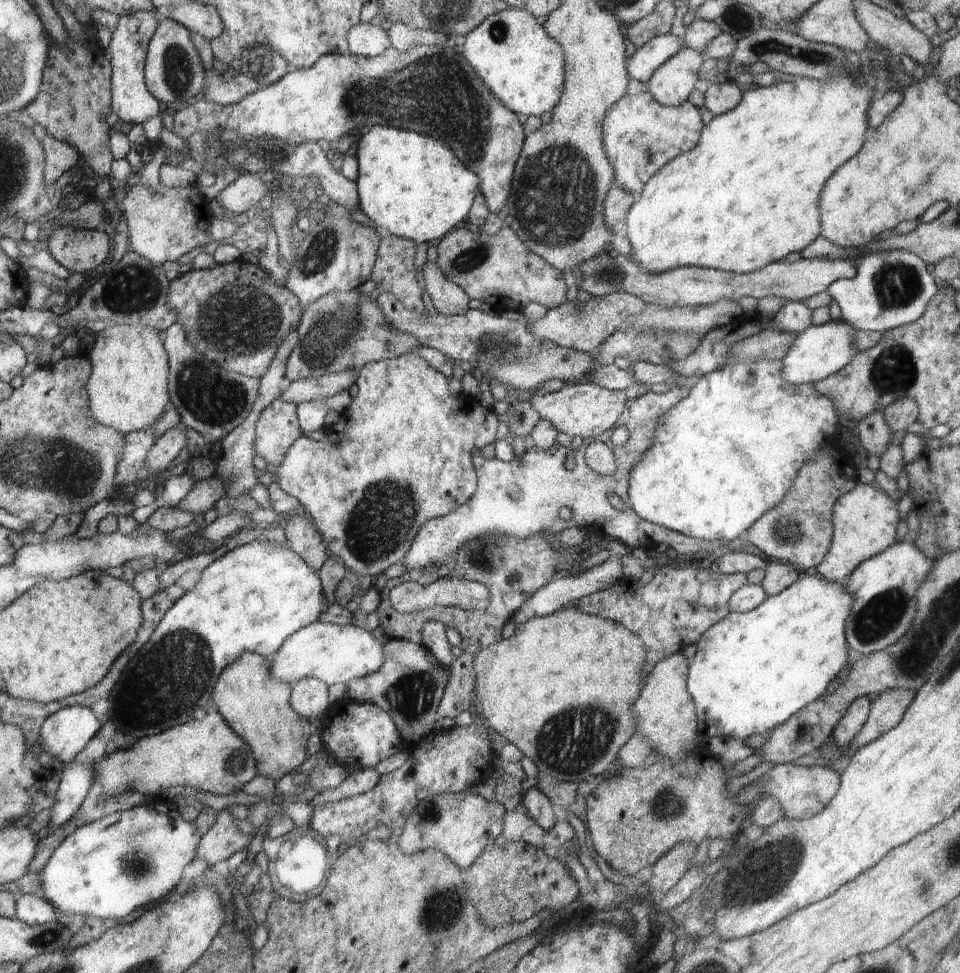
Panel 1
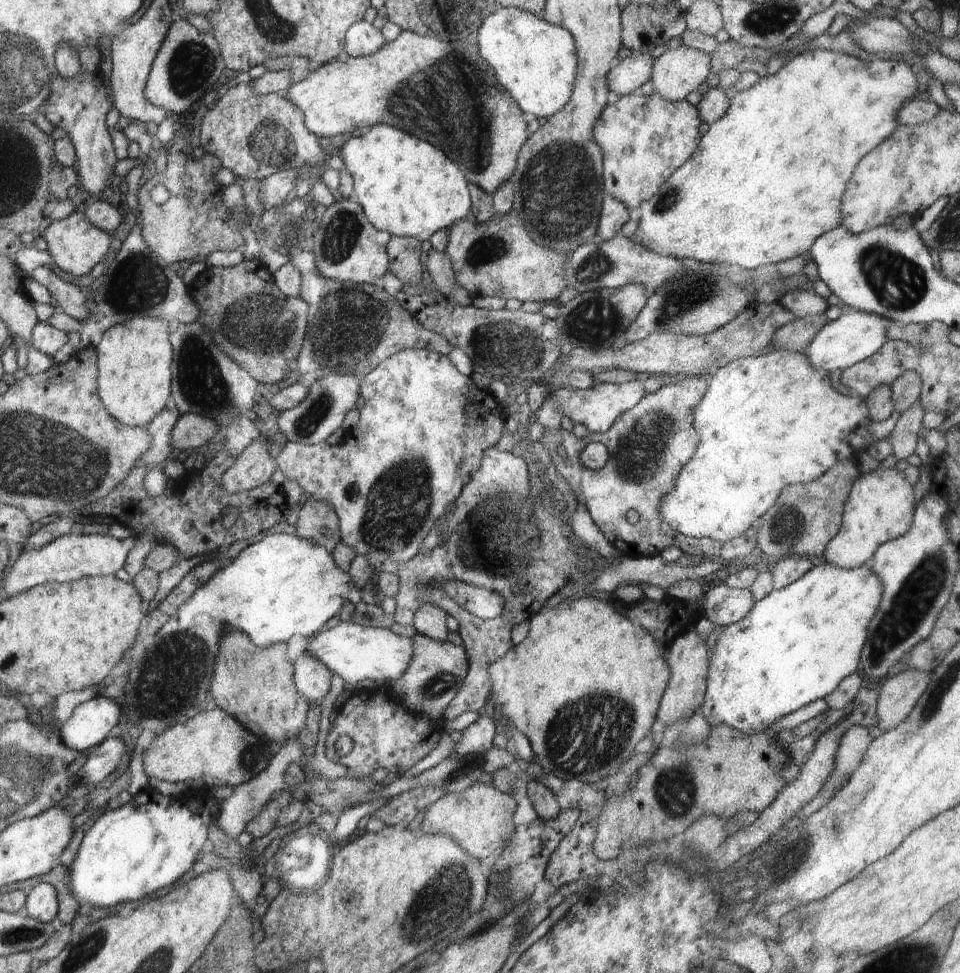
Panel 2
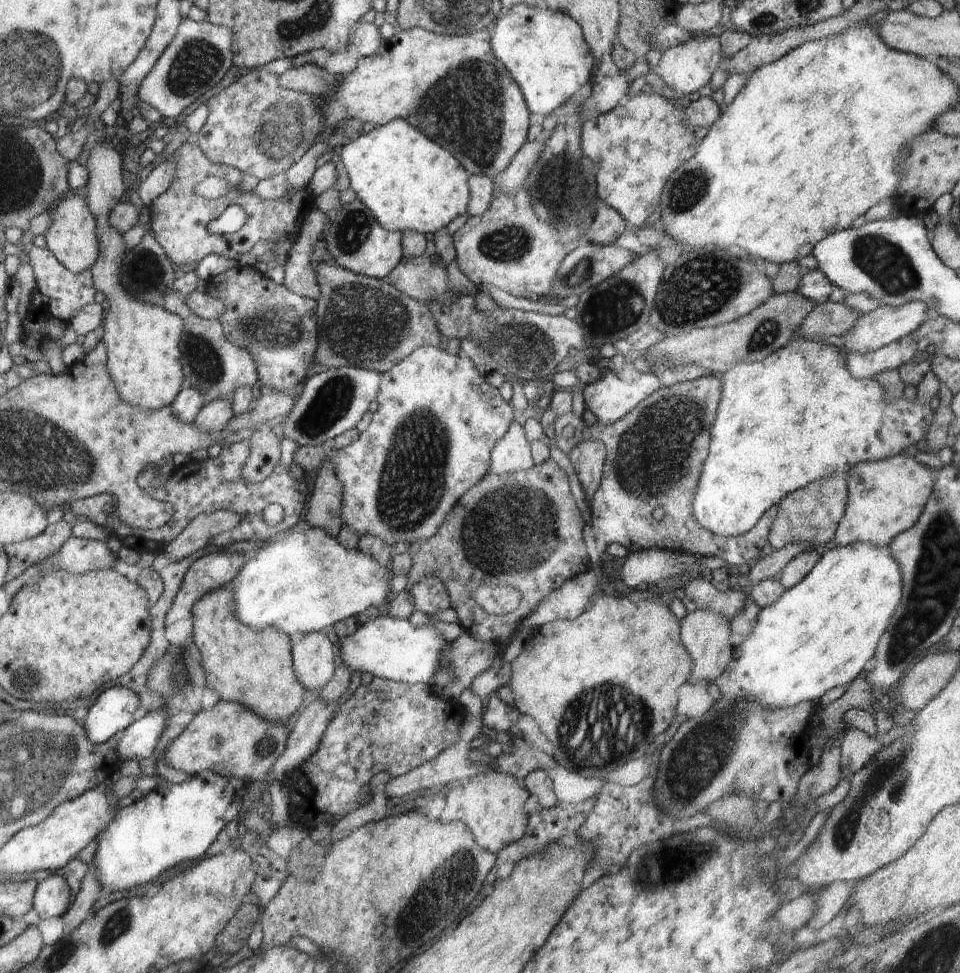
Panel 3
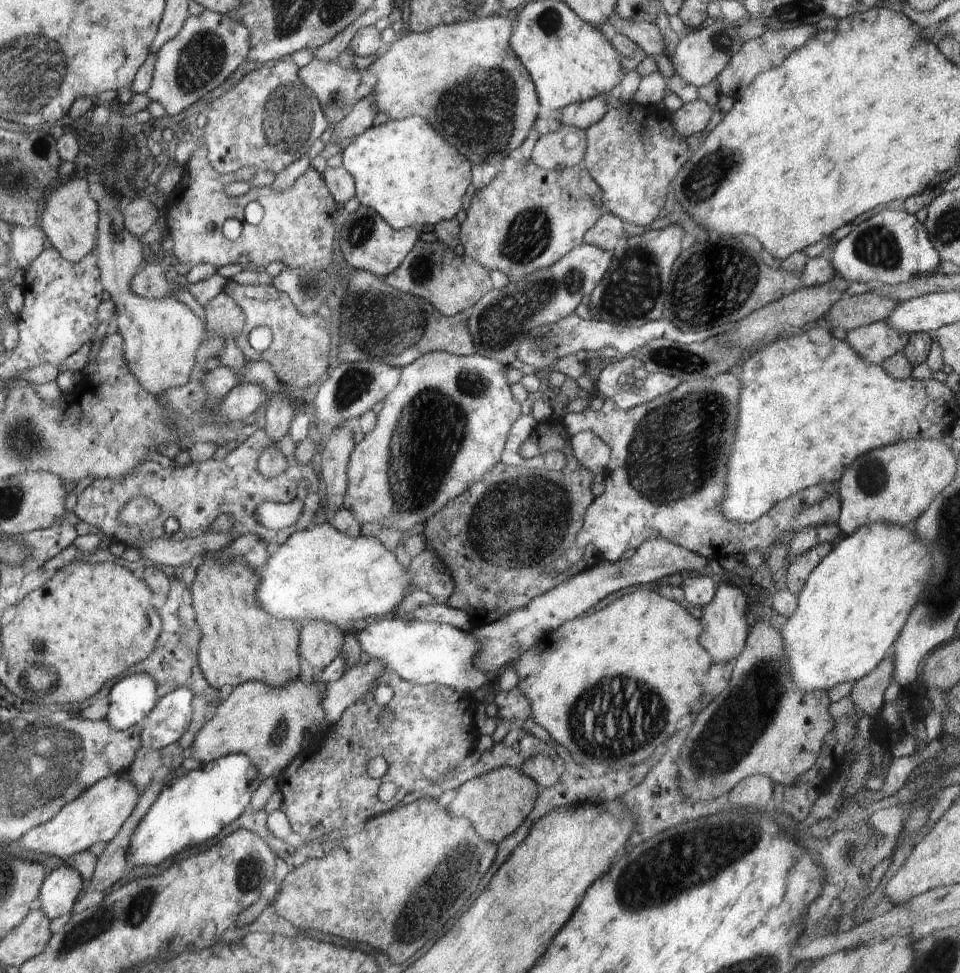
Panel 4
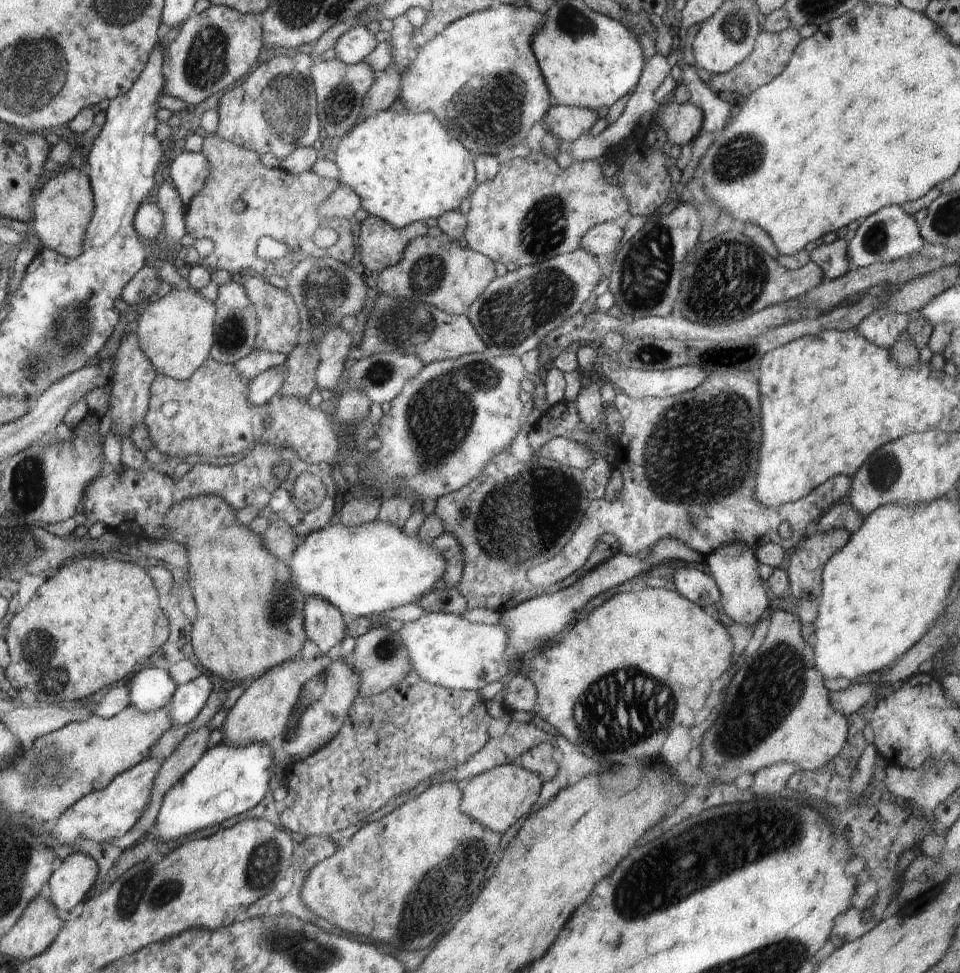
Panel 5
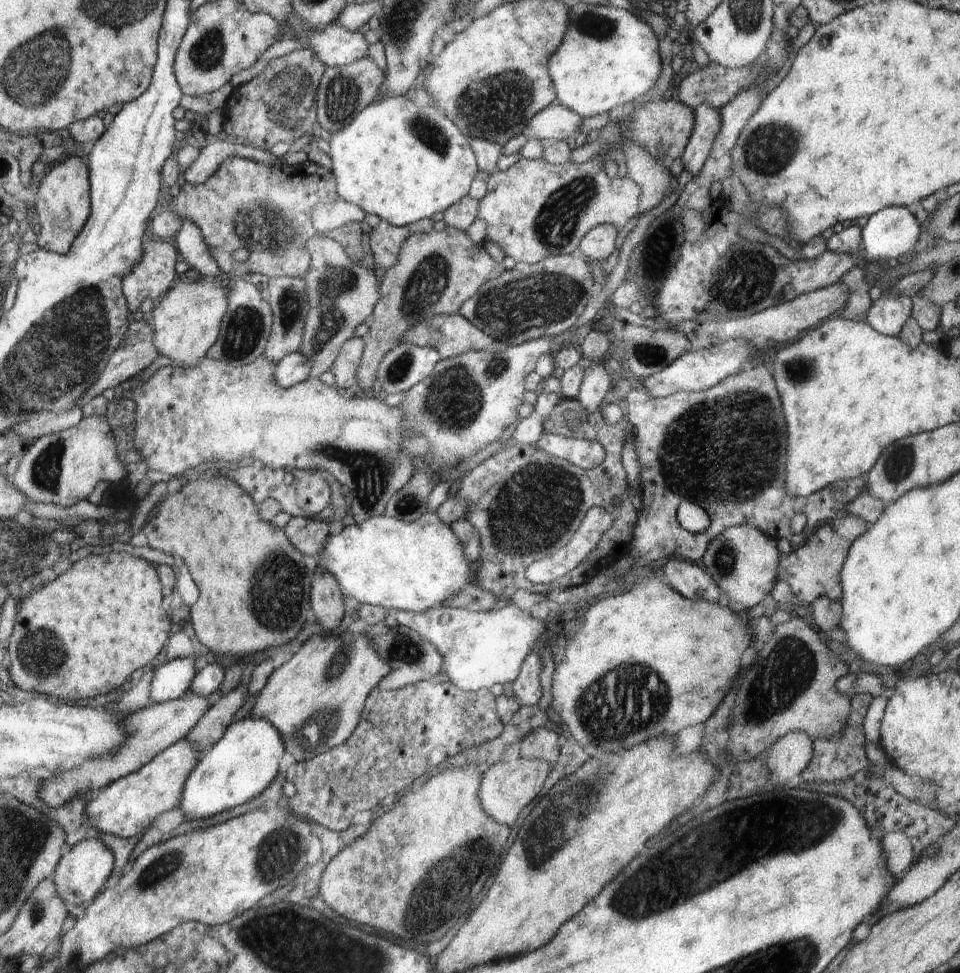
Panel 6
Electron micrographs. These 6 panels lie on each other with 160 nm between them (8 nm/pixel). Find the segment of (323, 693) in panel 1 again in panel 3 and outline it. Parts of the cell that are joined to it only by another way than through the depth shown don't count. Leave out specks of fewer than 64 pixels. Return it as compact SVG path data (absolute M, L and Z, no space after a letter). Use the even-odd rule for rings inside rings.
M322 631L310 632L295 644L295 675L310 692L322 690L334 676L334 646Z

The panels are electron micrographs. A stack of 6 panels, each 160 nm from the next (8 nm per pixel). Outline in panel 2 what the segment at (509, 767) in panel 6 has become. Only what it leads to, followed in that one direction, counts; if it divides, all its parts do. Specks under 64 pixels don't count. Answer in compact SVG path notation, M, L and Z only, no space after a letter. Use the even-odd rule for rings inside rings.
M476 781L464 790L455 793L447 793L441 796L432 806L429 806L421 827L418 832L424 834L441 834L451 836L458 844L463 845L466 852L476 858L490 856L496 848L502 846L504 840L515 831L514 811L517 807L517 800L510 794L497 789L493 783L482 783Z

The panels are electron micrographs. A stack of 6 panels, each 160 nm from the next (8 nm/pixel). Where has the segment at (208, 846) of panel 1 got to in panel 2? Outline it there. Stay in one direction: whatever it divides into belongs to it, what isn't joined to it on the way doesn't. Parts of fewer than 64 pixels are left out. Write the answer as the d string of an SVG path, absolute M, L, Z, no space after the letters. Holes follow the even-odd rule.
M299 739L288 740L285 745L279 748L279 751L271 758L268 766L260 772L259 775L254 776L250 780L233 786L233 791L220 804L219 818L216 820L217 825L229 835L238 837L244 832L246 825L252 819L255 819L263 810L264 807L271 801L277 794L287 789L284 780L285 769L288 768L292 762L300 763L302 754L305 752L305 746L300 744Z

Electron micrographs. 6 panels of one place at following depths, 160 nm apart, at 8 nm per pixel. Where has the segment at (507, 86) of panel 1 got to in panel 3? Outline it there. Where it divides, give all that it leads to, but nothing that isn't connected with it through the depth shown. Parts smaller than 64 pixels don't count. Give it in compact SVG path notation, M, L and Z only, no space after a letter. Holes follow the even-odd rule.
M518 4L497 17L490 31L490 50L504 64L512 80L516 80L516 86L520 84L530 114L546 117L591 84L596 71L594 58L580 26L568 14Z

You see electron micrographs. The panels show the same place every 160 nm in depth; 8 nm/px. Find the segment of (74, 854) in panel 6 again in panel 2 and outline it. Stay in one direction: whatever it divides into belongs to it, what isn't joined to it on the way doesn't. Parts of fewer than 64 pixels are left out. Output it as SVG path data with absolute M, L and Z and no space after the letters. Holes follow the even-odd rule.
M39 883L32 888L25 914L39 921L50 923L59 911L58 891L52 883Z

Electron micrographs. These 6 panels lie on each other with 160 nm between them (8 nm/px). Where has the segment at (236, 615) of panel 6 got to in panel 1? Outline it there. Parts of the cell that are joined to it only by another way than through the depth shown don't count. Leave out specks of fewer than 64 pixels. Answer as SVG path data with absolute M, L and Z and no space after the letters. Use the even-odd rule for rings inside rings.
M244 651L244 656L228 664L228 672L216 684L214 702L218 704L218 712L222 712L227 723L251 746L259 774L277 780L304 762L310 732L317 729L288 704L288 698L291 698L290 686L273 675L270 659L252 651Z

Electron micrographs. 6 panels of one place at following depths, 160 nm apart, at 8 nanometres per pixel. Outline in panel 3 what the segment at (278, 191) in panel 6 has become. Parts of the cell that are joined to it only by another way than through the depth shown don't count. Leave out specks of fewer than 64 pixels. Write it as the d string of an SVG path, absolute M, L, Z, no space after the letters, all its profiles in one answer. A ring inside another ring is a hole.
M194 140L178 145L175 148L176 172L170 188L160 194L152 204L149 212L152 234L166 252L171 263L186 266L192 262L202 261L208 254L218 254L243 262L251 256L254 245L259 240L270 240L274 244L289 241L291 245L298 238L306 216L315 206L315 196L310 192L310 186L290 189L280 200L262 200L254 192L240 192L238 184L244 178L236 168L211 162L208 156L199 148ZM208 177L218 177L229 182L230 190L216 200L203 198L194 193L194 188ZM231 205L239 205L246 209L247 220L240 231L227 234L215 234L208 230L208 224L218 219L220 214Z

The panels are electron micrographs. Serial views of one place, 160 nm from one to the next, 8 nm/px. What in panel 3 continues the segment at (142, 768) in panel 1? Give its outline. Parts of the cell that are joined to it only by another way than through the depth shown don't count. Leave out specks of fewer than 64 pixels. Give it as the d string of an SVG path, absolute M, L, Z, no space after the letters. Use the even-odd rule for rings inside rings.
M220 700L214 708L201 710L194 720L162 752L166 766L191 775L220 775L238 780L268 780L272 766L287 747L288 723L268 722L240 702Z

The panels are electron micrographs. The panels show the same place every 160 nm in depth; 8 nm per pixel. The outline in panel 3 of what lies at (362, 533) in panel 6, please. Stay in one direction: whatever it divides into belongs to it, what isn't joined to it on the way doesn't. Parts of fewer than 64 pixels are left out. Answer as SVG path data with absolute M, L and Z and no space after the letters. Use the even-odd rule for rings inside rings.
M308 528L304 534L292 532L282 539L266 542L233 579L230 586L236 604L234 616L252 630L258 630L262 626L276 626L287 636L327 630L337 622L356 617L370 606L384 610L391 599L390 575L390 571L385 571L370 554L364 554L358 548L344 548L335 536L330 536L322 528Z

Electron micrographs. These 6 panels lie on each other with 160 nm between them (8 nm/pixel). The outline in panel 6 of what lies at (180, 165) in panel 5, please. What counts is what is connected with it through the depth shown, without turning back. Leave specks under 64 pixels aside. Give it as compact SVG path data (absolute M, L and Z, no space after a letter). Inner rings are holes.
M225 136L210 138L201 148L200 156L191 164L190 168L181 174L181 181L188 184L204 184L220 164L228 158L243 157L254 160L258 164L281 164L279 158L270 151L261 150L245 142L227 138ZM188 218L181 219L182 227L175 237L176 250L181 259L187 260L192 269L200 272L202 277L218 281L222 273L216 260L210 256L198 226Z

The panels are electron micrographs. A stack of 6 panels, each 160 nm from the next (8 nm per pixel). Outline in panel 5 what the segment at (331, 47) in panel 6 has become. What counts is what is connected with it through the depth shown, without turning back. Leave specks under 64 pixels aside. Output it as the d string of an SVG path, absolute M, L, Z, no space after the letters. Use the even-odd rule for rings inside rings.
M360 25L350 28L340 36L340 40L334 46L335 59L342 60L346 64L357 64L364 61L378 46L375 34L366 26Z

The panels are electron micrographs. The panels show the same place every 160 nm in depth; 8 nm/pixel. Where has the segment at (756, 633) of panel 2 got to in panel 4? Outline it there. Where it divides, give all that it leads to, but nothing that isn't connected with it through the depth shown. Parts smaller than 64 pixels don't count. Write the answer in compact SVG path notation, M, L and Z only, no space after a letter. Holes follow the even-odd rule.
M874 522L874 524L862 526L853 534L842 535L834 543L830 553L810 572L804 588L796 596L796 612L790 618L786 618L787 622L778 630L780 638L782 638L782 646L784 646L784 656L786 656L784 660L788 662L788 674L790 674L790 680L794 682L796 688L800 688L804 692L812 692L812 690L820 690L822 692L822 690L829 691L834 686L838 686L838 684L846 682L854 684L860 678L866 676L868 672L872 672L882 662L886 652L898 640L898 634L904 628L904 622L906 622L910 610L920 600L922 588L927 584L930 572L932 572L932 556L930 556L928 548L924 546L924 542L912 534L912 529L912 527L898 526L898 524L882 524L882 522Z

